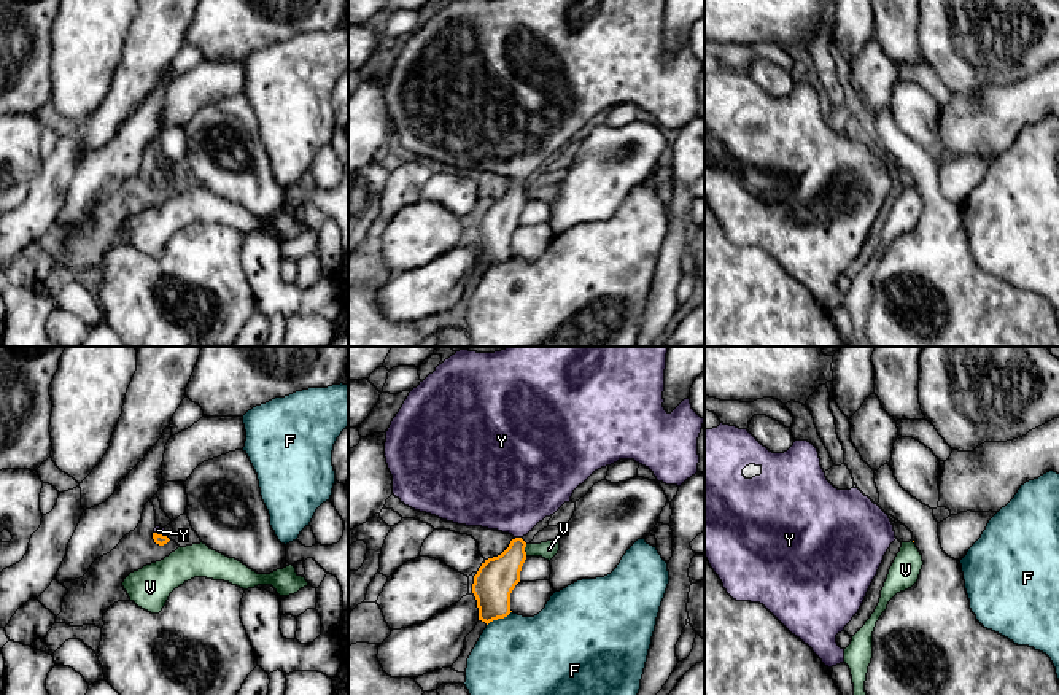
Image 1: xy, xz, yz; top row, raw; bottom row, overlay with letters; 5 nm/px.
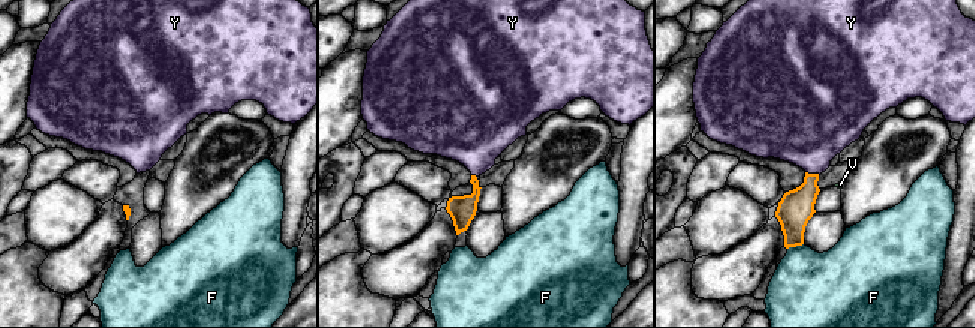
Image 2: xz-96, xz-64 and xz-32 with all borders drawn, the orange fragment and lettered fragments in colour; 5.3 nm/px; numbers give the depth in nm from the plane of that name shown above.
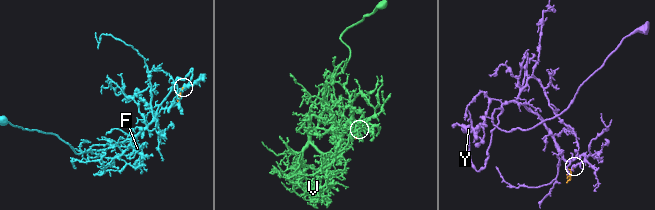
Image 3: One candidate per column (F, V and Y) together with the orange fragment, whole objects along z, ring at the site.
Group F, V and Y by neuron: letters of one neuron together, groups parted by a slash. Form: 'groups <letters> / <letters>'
groups F / V / Y

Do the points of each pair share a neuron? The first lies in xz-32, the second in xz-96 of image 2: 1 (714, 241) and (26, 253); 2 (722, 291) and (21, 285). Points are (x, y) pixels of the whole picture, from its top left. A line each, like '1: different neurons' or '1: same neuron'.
1: different neurons
2: different neurons

